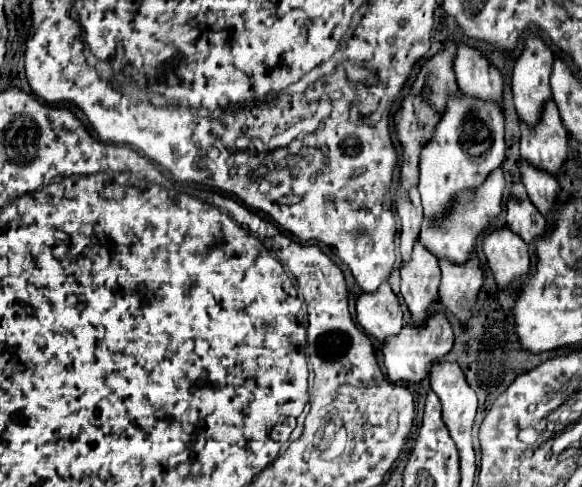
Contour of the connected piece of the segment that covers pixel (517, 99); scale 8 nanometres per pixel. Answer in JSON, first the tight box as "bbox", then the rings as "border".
{"bbox":[511,36,553,126],"border":[[[527,36],[525,40],[525,48],[519,54],[515,68],[513,68],[513,76],[511,76],[511,88],[513,88],[513,102],[517,108],[519,118],[533,126],[537,124],[543,104],[551,98],[551,88],[549,88],[549,76],[551,76],[551,66],[553,66],[553,52],[551,48],[539,38],[539,36]]]}

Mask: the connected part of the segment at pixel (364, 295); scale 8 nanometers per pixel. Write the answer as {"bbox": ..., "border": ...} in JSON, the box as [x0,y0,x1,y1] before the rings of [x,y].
{"bbox":[357,282,403,342],"border":[[[383,282],[375,292],[361,292],[357,296],[357,322],[381,342],[399,332],[403,326],[403,310],[389,282]]]}

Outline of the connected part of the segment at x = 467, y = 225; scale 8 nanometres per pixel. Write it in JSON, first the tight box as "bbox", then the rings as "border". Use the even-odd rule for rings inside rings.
{"bbox":[419,168,505,262],"border":[[[497,168],[487,176],[487,180],[475,188],[475,192],[463,192],[463,196],[455,196],[455,212],[443,220],[443,224],[431,224],[431,220],[423,218],[423,228],[419,232],[421,242],[433,252],[437,258],[447,258],[451,262],[463,262],[469,258],[469,252],[475,248],[477,236],[489,226],[489,222],[501,212],[501,198],[503,198],[505,178],[503,170]]]}

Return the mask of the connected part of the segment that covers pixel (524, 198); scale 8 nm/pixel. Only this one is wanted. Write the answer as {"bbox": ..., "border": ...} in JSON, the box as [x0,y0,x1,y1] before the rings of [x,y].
{"bbox":[507,182,545,244],"border":[[[521,182],[513,184],[507,198],[507,226],[527,244],[545,234],[545,218],[533,206]]]}

